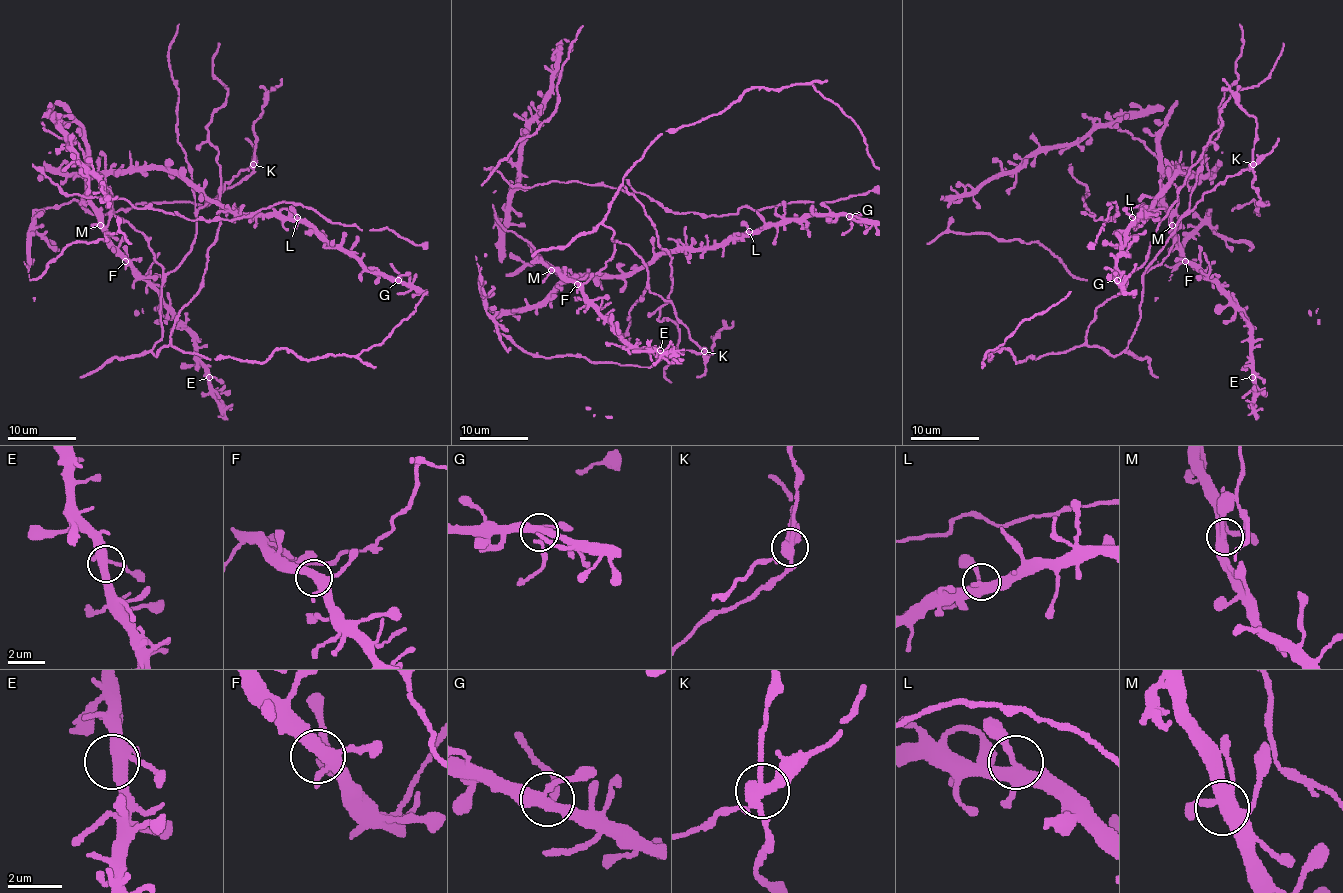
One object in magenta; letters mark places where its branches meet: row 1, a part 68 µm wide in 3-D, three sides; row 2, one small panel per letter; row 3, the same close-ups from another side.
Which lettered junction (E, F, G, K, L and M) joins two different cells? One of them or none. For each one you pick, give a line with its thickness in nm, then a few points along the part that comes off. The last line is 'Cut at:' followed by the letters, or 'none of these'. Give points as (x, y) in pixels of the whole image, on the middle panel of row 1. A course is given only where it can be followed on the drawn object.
K: 360 nm thick; foreign part runs (705, 352), (686, 350), (652, 365), (638, 367), (589, 362), (580, 355), (534, 357), (493, 330)
Cut at: K

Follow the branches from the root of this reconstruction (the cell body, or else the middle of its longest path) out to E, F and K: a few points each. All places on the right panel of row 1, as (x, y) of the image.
E: (1144, 275), (1168, 254), (1180, 225), (1177, 215), (1172, 219), (1177, 247), (1224, 293), (1250, 329), (1252, 377)
F: (1144, 275), (1168, 254), (1175, 230), (1180, 225), (1175, 215), (1172, 219), (1172, 237), (1185, 261)
K: (1144, 275), (1144, 270), (1175, 230), (1175, 225), (1202, 196), (1229, 176), (1253, 164)

